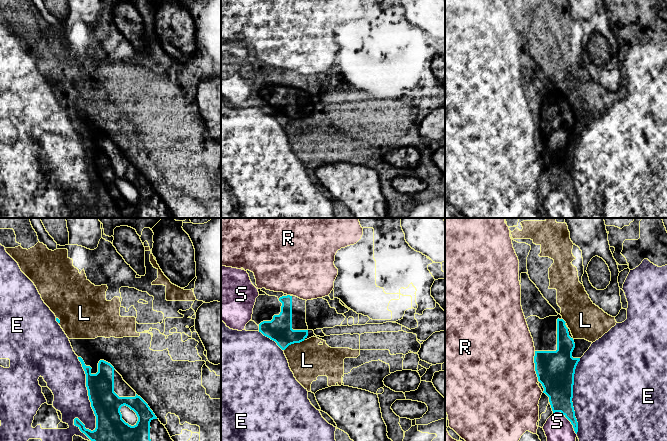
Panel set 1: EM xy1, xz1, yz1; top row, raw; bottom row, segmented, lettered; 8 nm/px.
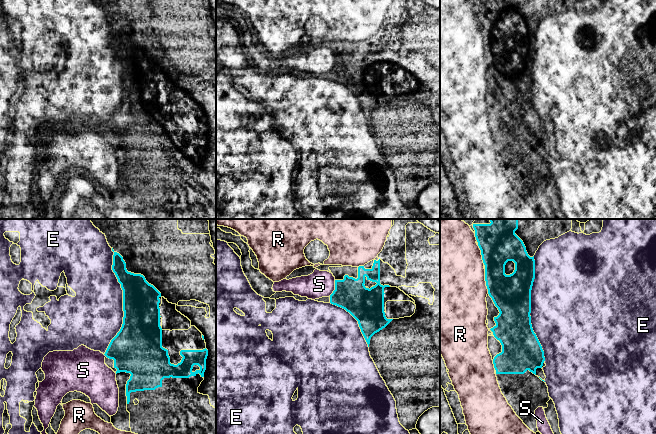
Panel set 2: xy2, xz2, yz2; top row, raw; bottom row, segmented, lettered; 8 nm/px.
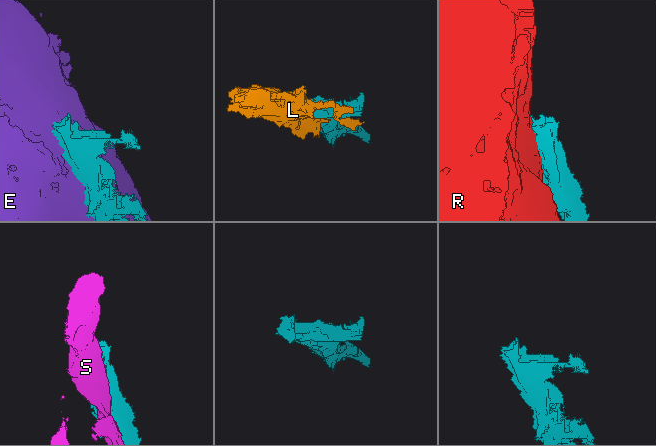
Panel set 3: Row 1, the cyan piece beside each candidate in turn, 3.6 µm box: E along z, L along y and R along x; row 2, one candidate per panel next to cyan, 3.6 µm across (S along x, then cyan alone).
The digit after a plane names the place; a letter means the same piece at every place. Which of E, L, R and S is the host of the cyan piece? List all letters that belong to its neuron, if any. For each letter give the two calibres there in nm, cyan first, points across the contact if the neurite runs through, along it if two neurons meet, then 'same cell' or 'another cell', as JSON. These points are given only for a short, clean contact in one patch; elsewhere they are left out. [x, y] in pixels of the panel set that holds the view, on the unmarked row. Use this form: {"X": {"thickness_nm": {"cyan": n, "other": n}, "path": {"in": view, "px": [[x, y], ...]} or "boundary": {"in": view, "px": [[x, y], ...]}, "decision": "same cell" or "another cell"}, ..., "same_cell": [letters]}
{"E": {"thickness_nm": {"cyan": 320, "other": 280}, "decision": "another cell"}, "L": {"thickness_nm": {"cyan": 200, "other": 300}, "decision": "same cell"}, "R": {"thickness_nm": {"cyan": 300, "other": 500}, "decision": "another cell"}, "S": {"thickness_nm": {"cyan": 200, "other": 240}, "decision": "another cell"}, "same_cell": ["L"]}

